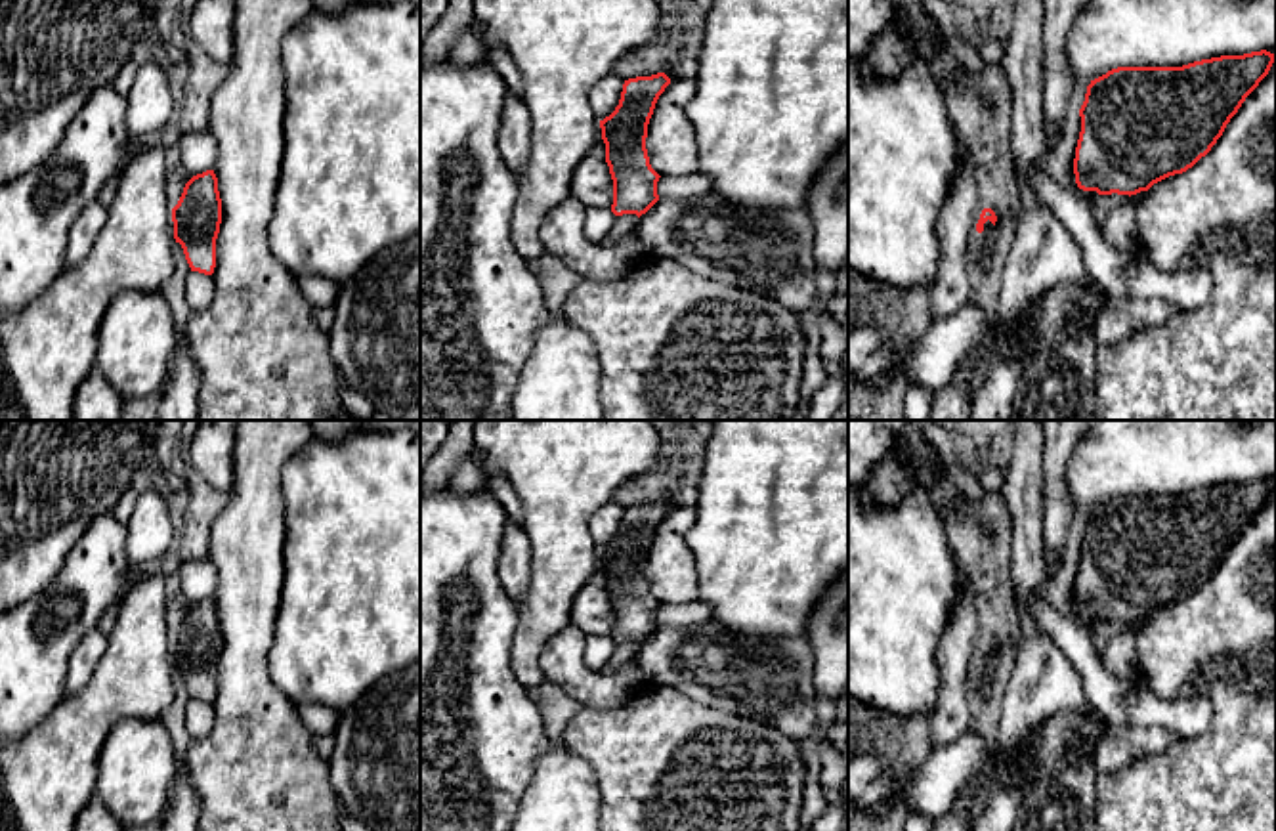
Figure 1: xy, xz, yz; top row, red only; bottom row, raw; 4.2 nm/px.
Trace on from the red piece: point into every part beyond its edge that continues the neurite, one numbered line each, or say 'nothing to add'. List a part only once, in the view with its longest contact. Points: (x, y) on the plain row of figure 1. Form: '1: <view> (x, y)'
nothing to add

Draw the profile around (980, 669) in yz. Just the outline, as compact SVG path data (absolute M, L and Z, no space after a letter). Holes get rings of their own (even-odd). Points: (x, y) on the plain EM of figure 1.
M988 648L984 659L972 665L968 686L972 684L982 699L989 697L989 671L993 667L995 653Z

